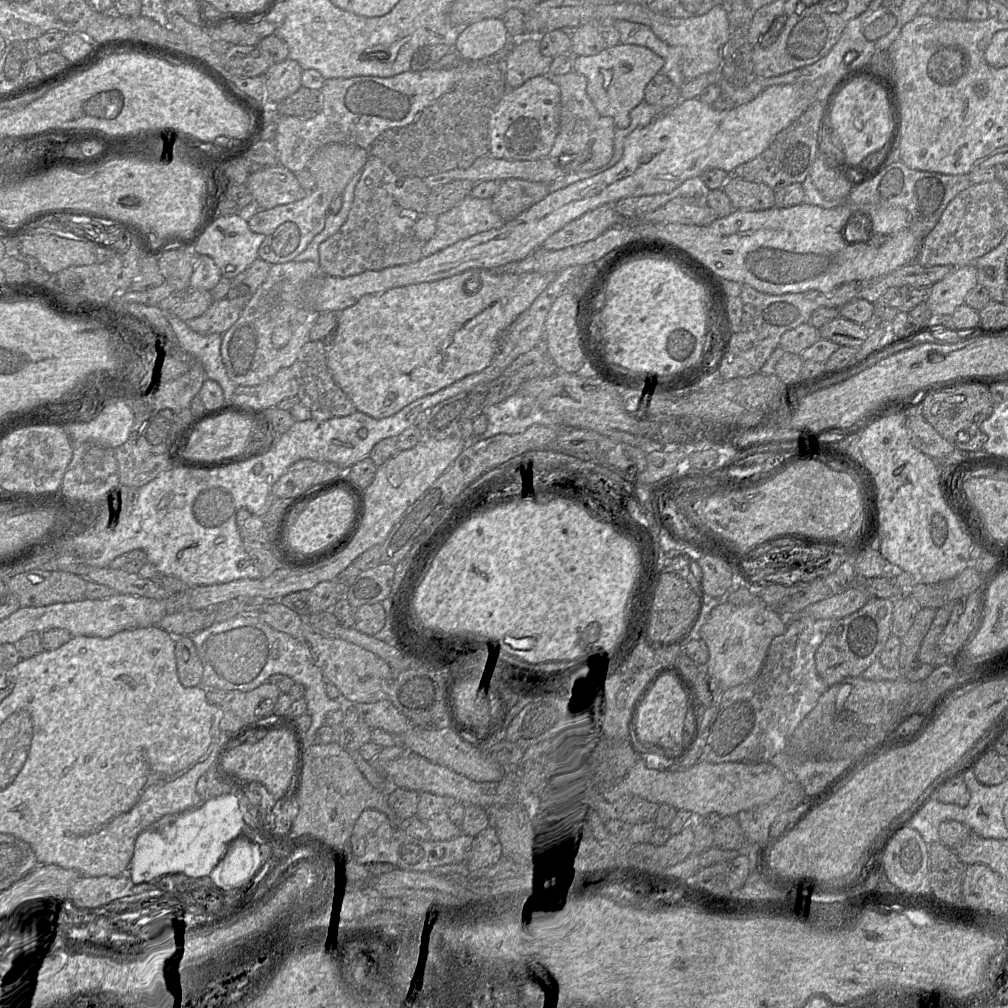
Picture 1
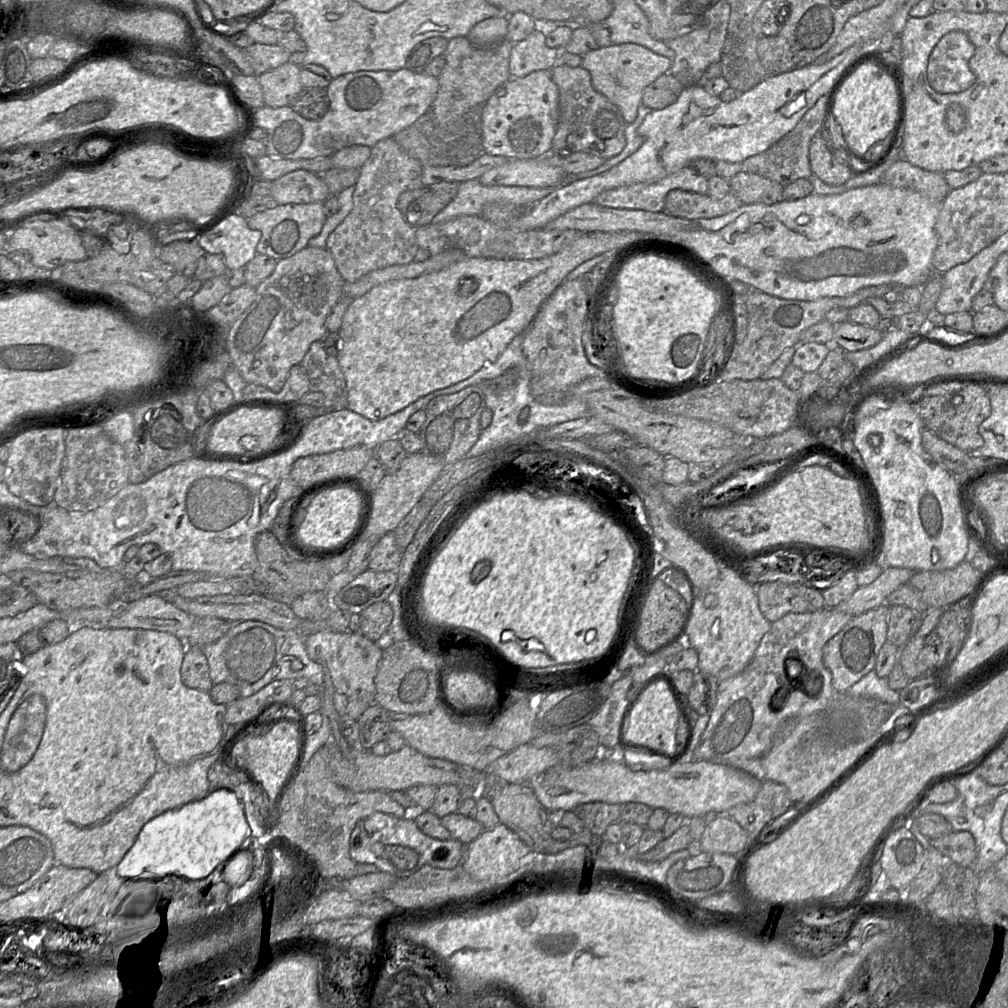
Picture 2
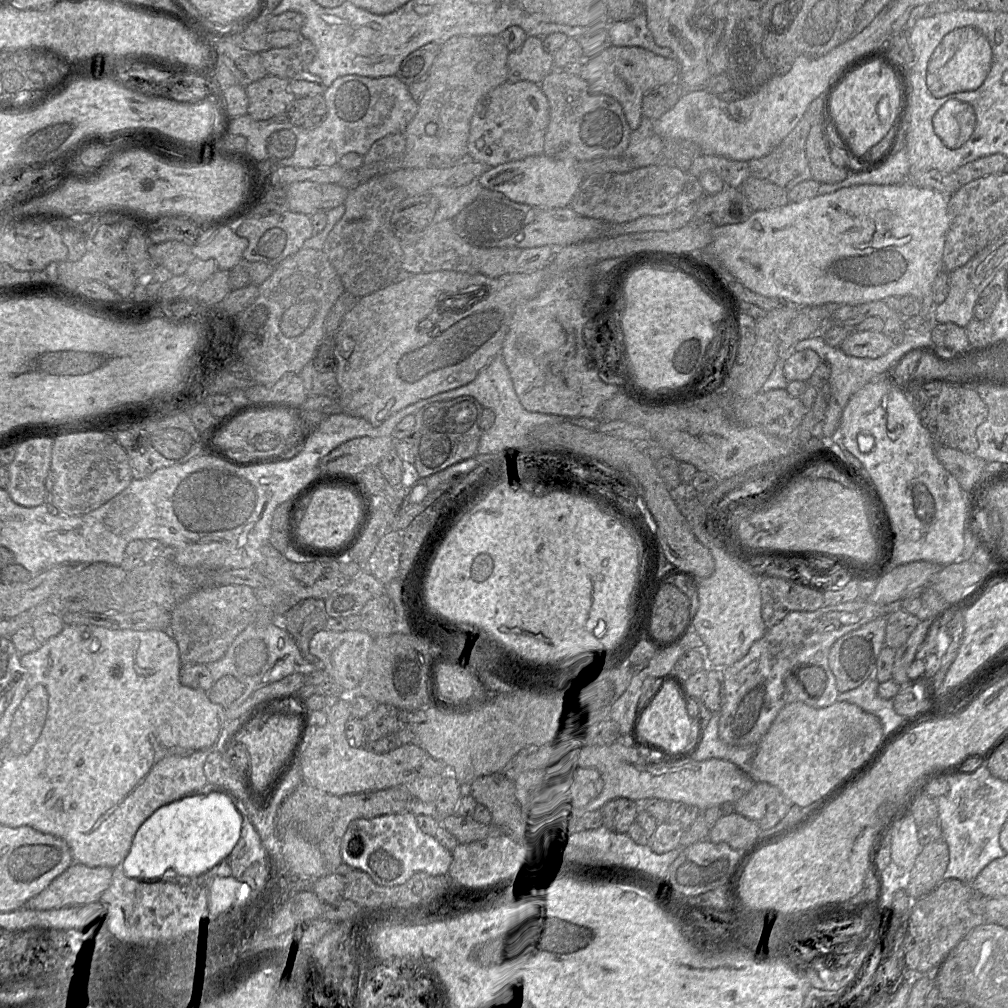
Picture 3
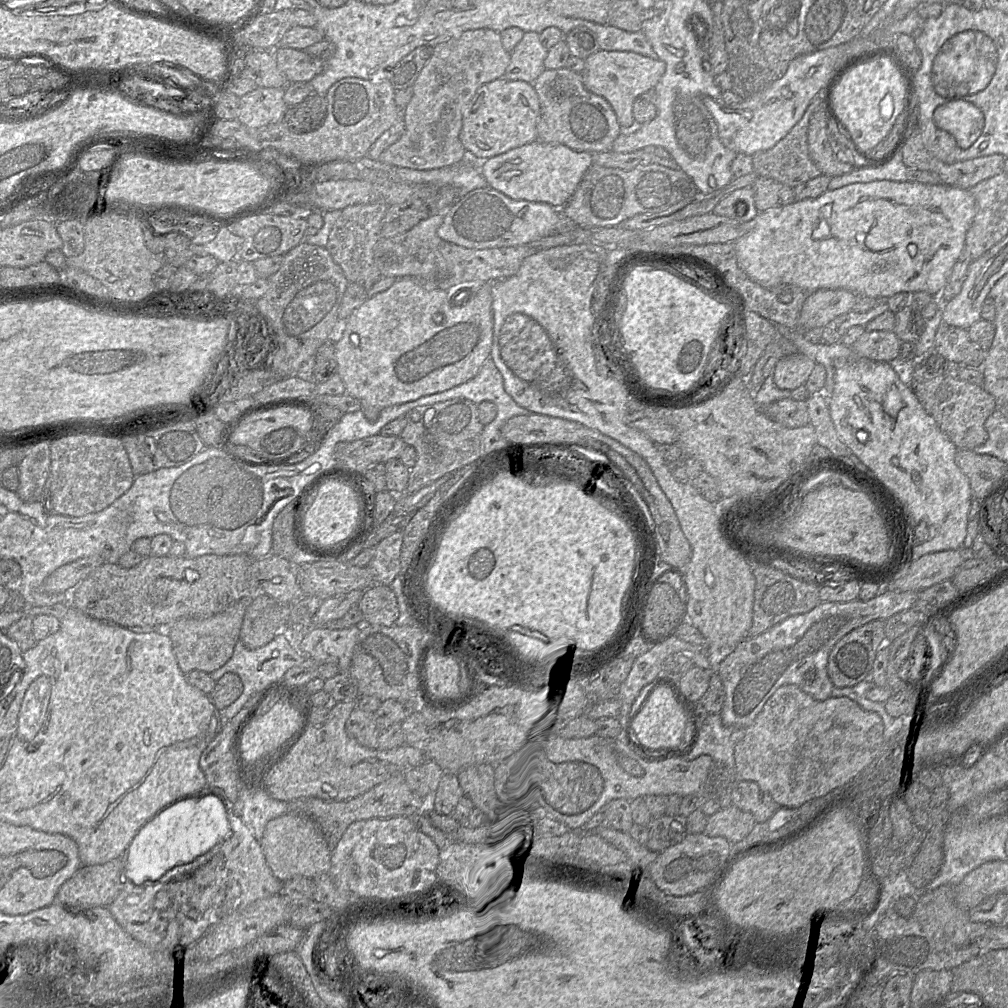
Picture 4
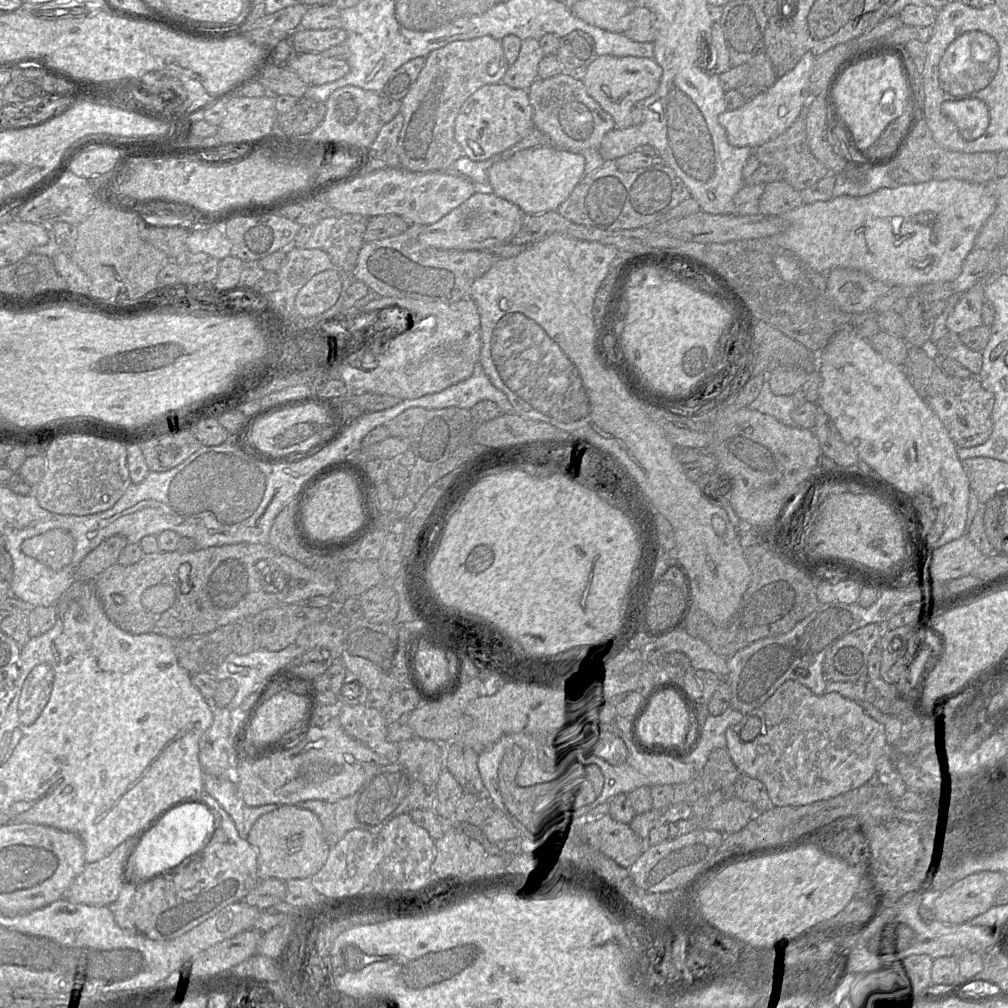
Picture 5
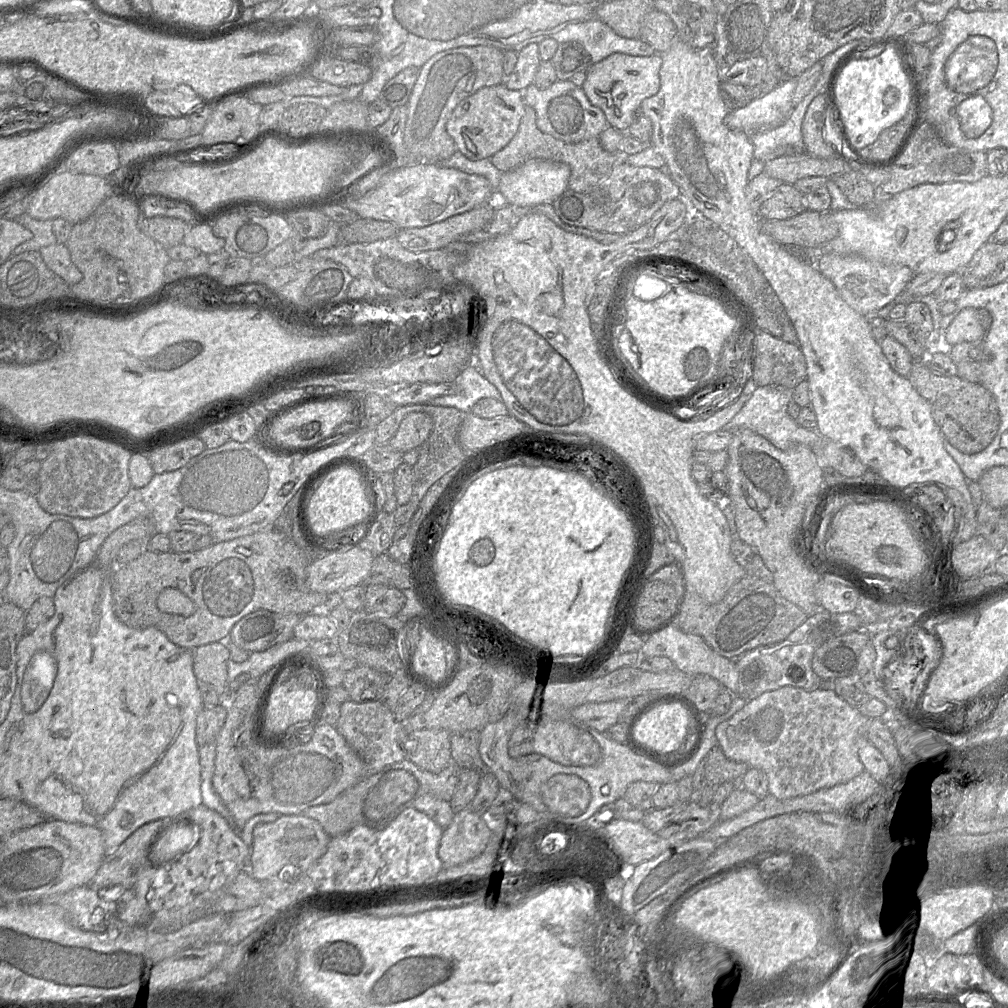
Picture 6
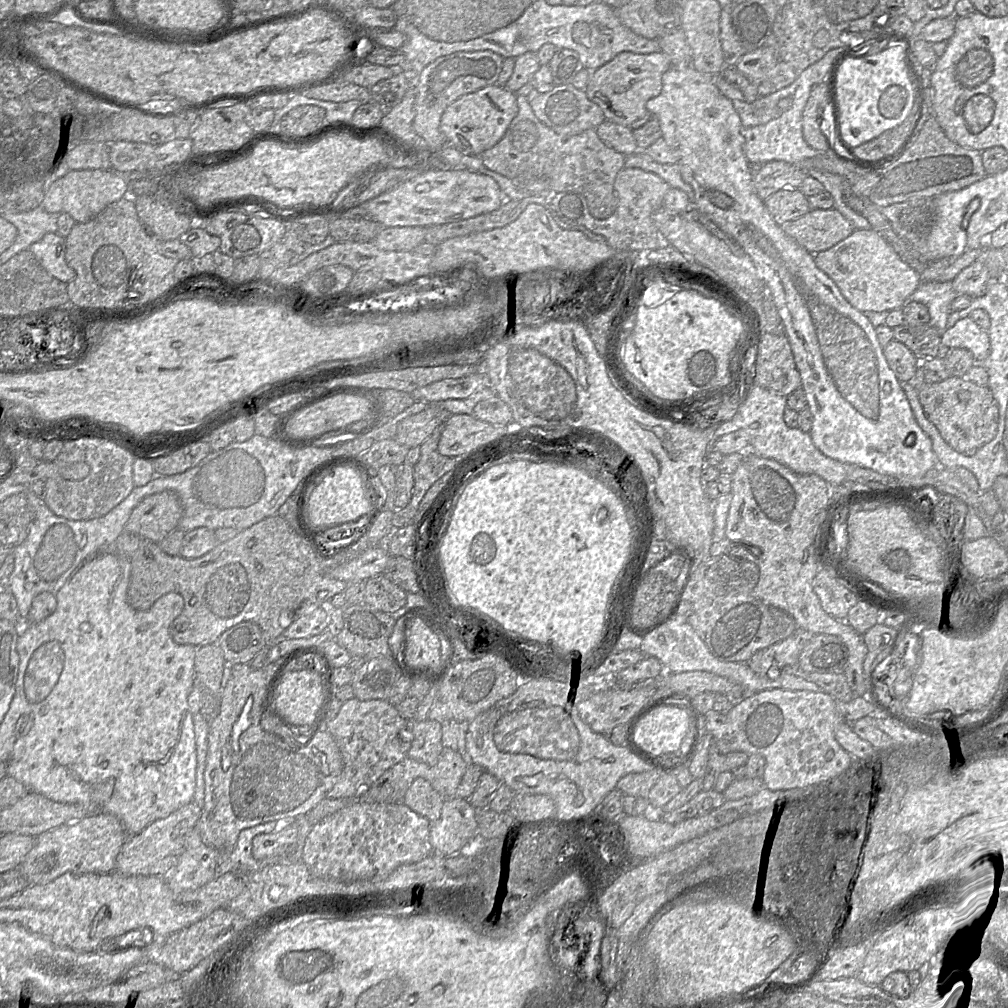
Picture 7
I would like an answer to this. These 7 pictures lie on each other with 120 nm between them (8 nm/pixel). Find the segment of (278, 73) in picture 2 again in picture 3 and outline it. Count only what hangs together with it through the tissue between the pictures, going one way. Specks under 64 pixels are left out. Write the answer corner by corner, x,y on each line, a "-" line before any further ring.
267,75
246,86
247,114
257,121
284,116
289,105
296,99
289,88
289,80

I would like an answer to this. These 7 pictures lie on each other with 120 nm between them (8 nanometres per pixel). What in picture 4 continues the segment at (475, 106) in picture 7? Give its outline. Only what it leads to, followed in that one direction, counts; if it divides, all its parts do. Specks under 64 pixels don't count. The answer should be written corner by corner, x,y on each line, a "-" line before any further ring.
500,78
482,85
462,113
459,139
465,150
479,159
489,159
538,140
540,102
534,83

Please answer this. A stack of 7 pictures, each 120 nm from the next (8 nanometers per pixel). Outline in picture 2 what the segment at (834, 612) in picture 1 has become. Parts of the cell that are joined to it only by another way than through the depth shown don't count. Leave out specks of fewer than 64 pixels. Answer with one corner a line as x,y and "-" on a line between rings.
884,566
882,573
875,581
867,586
858,587
858,589
851,595
850,598
840,603
837,607
833,607
832,609
838,609
852,616
859,616
869,610
885,604
886,598
899,586
908,583
913,574
914,571
910,569

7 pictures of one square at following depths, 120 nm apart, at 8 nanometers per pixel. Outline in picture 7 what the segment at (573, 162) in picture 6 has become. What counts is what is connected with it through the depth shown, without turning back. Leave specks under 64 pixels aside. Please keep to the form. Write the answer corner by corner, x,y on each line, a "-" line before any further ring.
517,94
517,104
518,114
503,138
480,155
483,164
515,182
540,179
547,183
550,193
579,193
586,198
592,216
597,219
610,217
618,207
614,181
624,168
626,156
608,147
595,129
576,135
556,133
535,116
523,94

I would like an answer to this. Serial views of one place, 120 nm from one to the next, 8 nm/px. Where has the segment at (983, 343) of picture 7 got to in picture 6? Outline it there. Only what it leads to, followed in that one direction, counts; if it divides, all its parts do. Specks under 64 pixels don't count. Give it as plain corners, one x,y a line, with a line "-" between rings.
968,307
951,322
945,338
951,346
961,342
982,342
986,332
978,321
977,309

